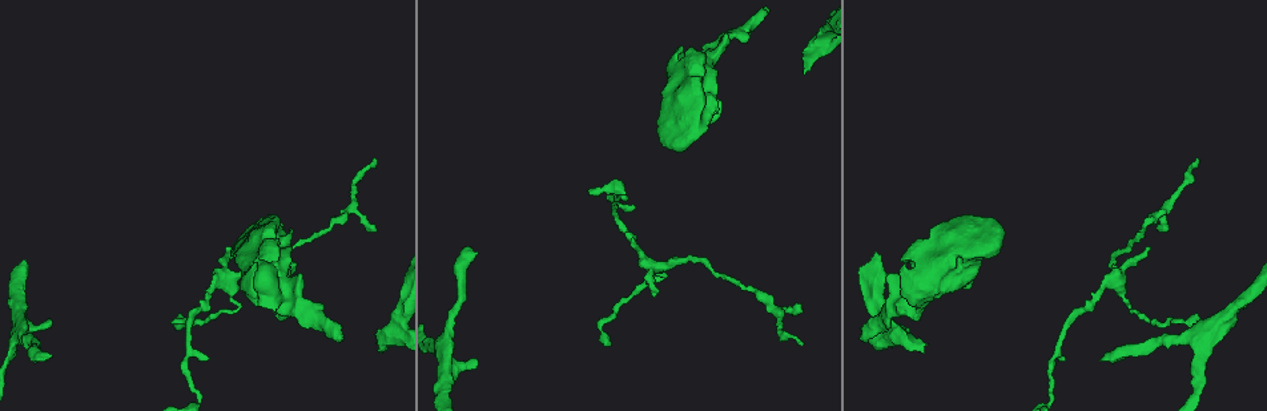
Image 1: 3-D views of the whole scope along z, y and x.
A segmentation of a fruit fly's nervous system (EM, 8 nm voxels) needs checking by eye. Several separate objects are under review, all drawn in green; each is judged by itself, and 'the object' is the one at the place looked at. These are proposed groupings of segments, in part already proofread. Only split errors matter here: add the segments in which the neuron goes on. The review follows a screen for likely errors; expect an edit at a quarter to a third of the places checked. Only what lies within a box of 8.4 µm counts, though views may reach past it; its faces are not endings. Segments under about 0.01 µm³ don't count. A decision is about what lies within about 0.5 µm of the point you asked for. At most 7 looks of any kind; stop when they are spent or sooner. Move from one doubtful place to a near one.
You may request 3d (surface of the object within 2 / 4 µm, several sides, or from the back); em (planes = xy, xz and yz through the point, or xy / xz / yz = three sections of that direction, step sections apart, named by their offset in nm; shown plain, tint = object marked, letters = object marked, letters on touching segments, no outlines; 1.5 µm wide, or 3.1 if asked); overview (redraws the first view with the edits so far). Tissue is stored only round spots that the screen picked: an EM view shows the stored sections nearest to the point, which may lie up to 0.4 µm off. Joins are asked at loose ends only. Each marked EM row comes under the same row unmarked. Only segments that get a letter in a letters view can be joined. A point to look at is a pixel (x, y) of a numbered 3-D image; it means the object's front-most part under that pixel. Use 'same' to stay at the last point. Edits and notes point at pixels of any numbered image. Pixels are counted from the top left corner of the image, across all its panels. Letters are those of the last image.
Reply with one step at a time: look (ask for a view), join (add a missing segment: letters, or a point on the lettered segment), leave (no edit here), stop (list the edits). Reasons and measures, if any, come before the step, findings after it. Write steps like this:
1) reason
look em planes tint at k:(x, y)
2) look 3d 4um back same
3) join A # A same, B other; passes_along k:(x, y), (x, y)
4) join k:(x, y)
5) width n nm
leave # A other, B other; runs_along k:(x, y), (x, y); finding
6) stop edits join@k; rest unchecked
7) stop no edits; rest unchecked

tapers out
look 3d 4um at 1:(1146, 247)

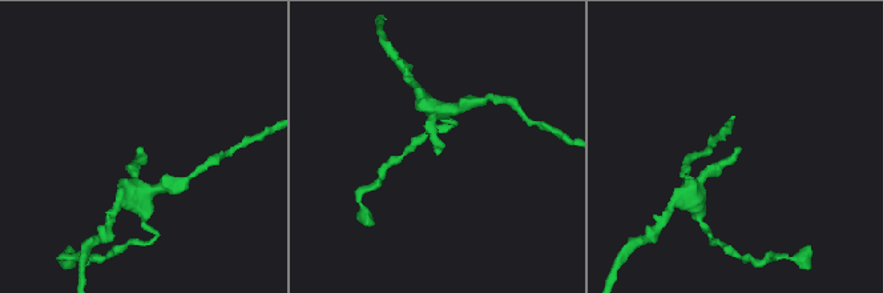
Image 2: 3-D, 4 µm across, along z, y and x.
look em planes letters at 2:(739, 149)

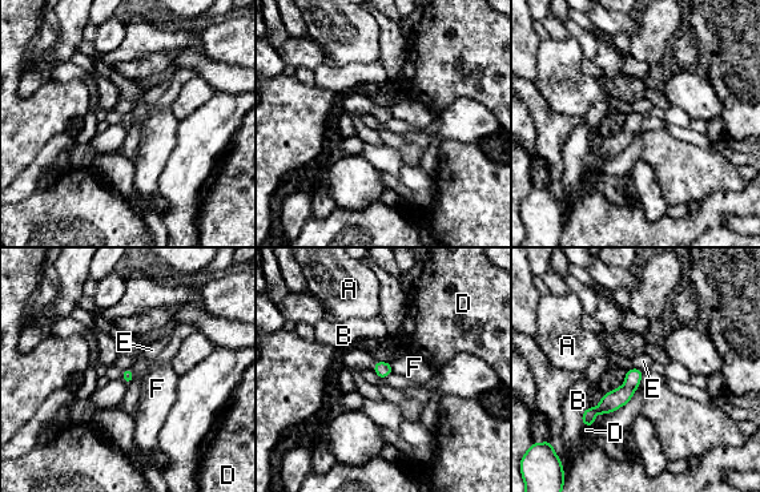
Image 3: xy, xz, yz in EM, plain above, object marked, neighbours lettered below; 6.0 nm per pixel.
longest_contact D 150 nm
leave # A other, B other, D other, E other, F other; runs_along 3:(638, 372), (615, 399), (584, 420); none of them fits

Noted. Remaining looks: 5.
look 3d 2um back at 1:(477, 360)

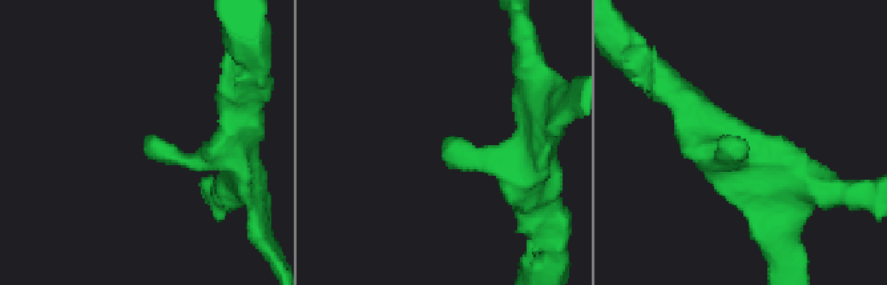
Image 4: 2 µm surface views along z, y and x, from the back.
look em planes letters at 4:(150, 138)

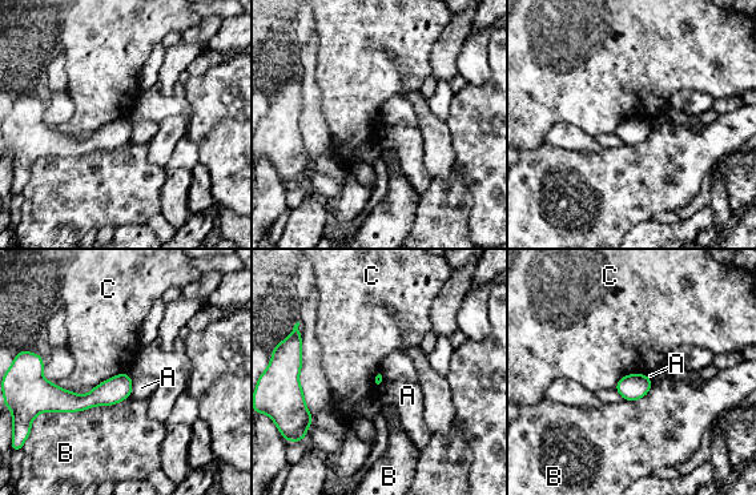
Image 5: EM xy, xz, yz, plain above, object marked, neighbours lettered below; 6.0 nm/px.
longest_contact B 550 nm
leave # A other, B other, C other; runs_along 5:(44, 383), (61, 401), (128, 389); no lettered segment goes on from it

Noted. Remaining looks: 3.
look em xy step 4 tint at 1:(1167, 224)

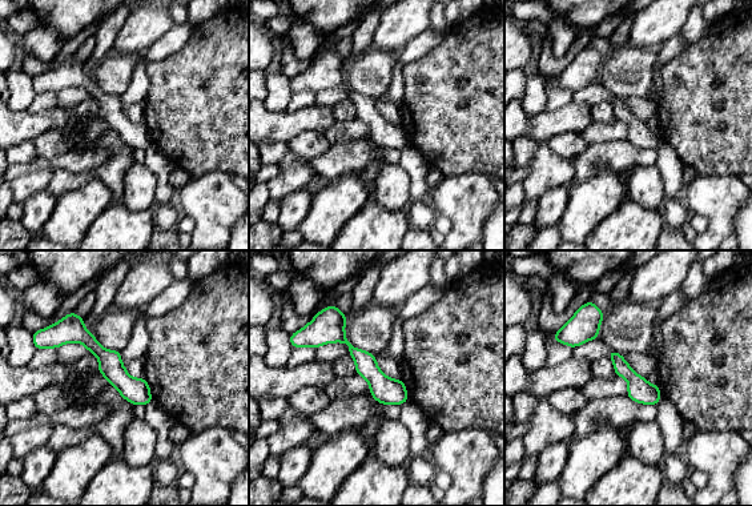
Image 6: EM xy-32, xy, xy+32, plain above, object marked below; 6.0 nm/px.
another direction
look em planes letters same

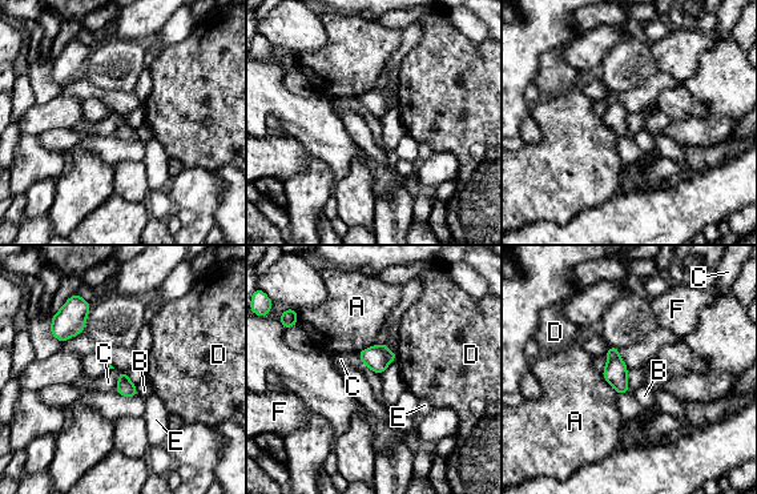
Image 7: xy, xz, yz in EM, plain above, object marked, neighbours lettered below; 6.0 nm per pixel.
leave # A other, B other, C other, D other, E other, F other; border 7:(355, 353), (378, 374); no lettered segment goes on from it

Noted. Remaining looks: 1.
stop no edits; rest unchecked

